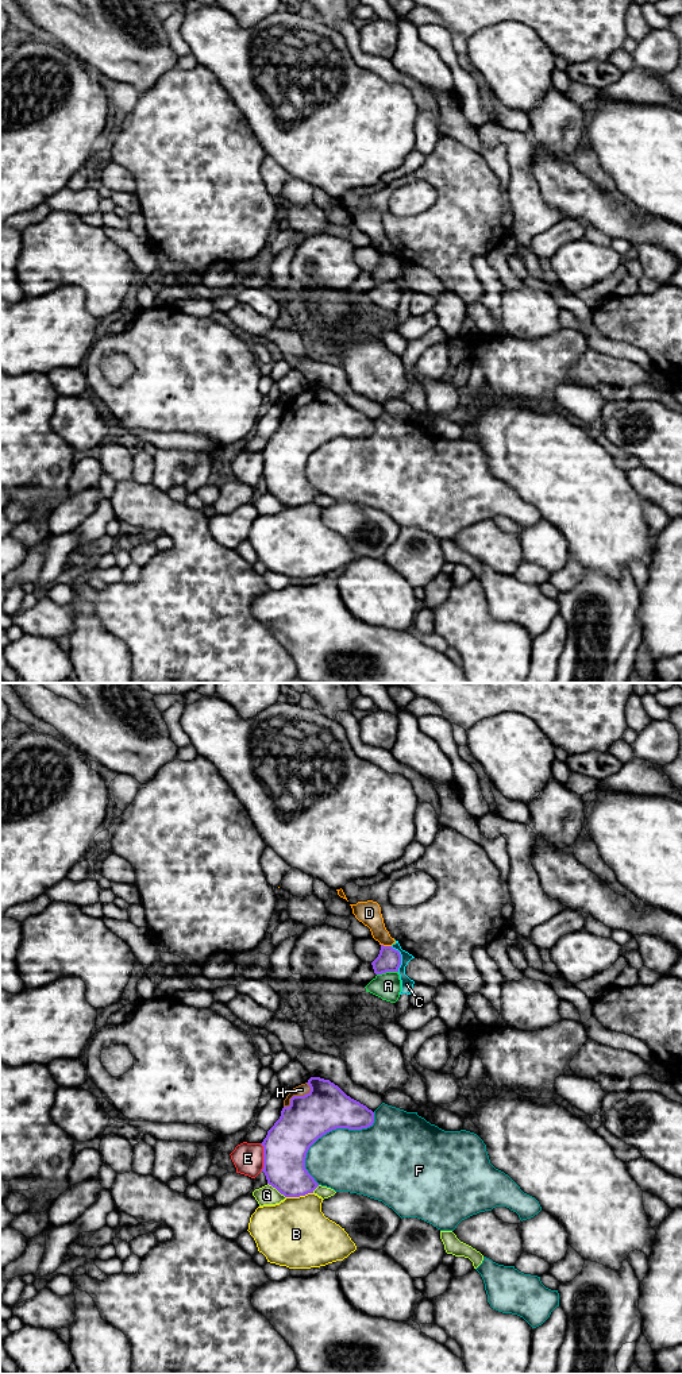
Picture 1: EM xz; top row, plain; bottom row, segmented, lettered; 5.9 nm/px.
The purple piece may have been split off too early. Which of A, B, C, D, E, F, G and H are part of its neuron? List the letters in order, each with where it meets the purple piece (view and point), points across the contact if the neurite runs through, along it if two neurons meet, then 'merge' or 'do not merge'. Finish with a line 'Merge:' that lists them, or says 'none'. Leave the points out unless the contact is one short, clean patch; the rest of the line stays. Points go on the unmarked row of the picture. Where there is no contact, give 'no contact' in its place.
A: xz (386, 280) | do not merge
B: xz (299, 505) | do not merge
C: xz (400, 266) | along xz (390, 255), (400, 263), (399, 280) | do not merge
D: xz (386, 255) | along xz (381, 253), (390, 255) | do not merge
E: xz (264, 466) | do not merge
F: xz (327, 440) | do not merge
G: xz (277, 498) | do not merge
H: xz (296, 405) | merge
Merge: H

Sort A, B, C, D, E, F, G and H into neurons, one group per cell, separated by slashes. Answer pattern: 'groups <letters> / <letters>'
groups A / B / C D / E / F / G / H

